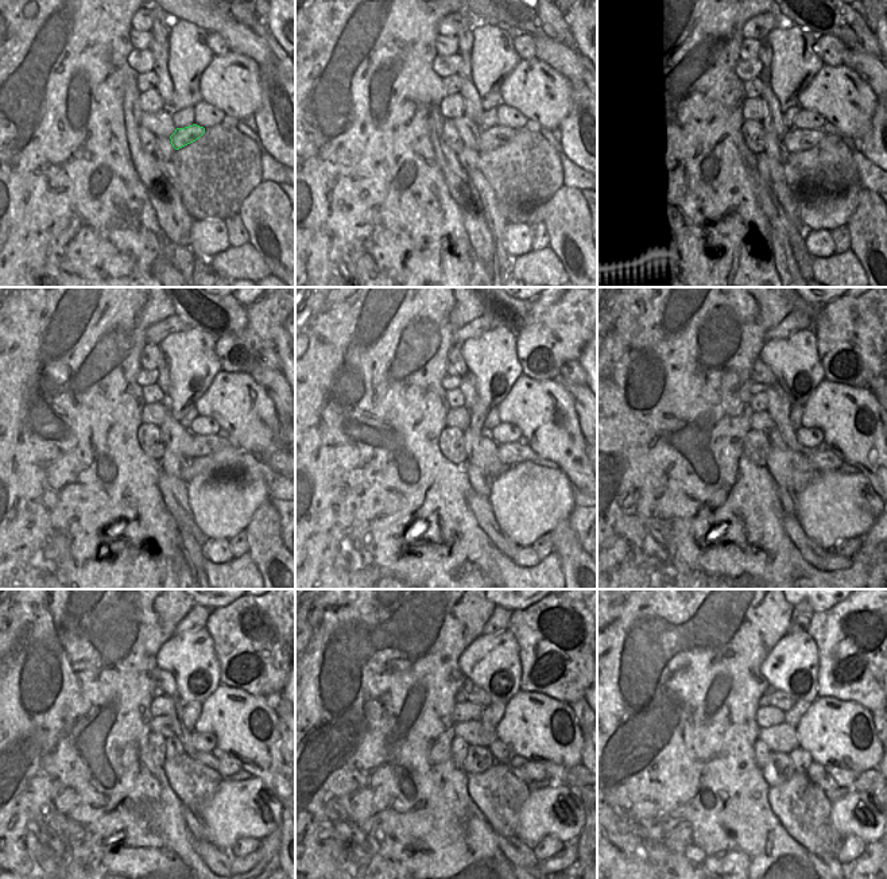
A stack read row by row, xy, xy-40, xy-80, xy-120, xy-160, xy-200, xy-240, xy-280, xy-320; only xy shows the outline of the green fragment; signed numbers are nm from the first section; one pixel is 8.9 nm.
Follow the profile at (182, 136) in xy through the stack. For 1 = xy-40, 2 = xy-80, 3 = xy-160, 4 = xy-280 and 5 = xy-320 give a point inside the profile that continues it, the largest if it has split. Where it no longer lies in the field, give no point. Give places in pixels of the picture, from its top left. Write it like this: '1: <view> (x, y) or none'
1: xy-40 (490, 139)
2: xy-80 (794, 140)
3: xy-160 (511, 453)
4: xy-280 (533, 770)
5: xy-320 (844, 777)

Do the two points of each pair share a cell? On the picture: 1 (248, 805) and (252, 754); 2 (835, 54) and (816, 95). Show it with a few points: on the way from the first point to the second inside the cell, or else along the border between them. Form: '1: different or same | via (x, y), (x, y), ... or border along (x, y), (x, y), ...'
1: different | border along (258, 777), (278, 801)
2: different | border along (824, 64), (832, 66), (843, 65)

